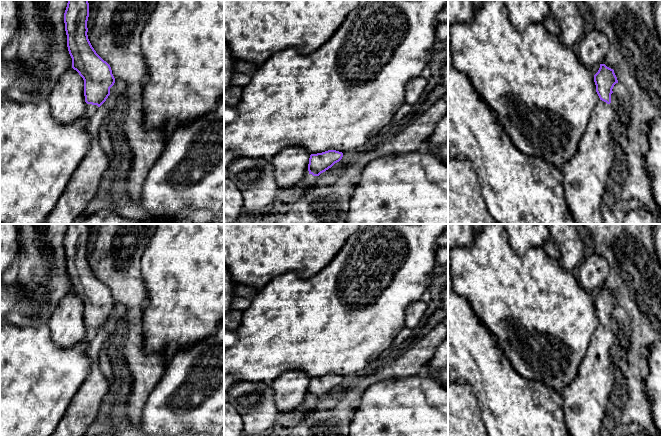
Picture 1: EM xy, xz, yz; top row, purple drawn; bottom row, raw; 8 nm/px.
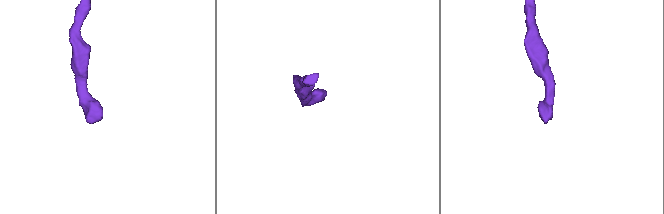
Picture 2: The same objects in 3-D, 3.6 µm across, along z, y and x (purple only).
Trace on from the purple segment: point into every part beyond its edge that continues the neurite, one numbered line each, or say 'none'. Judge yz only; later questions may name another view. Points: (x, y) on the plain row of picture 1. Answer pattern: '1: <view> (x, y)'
1: yz (586, 399)

